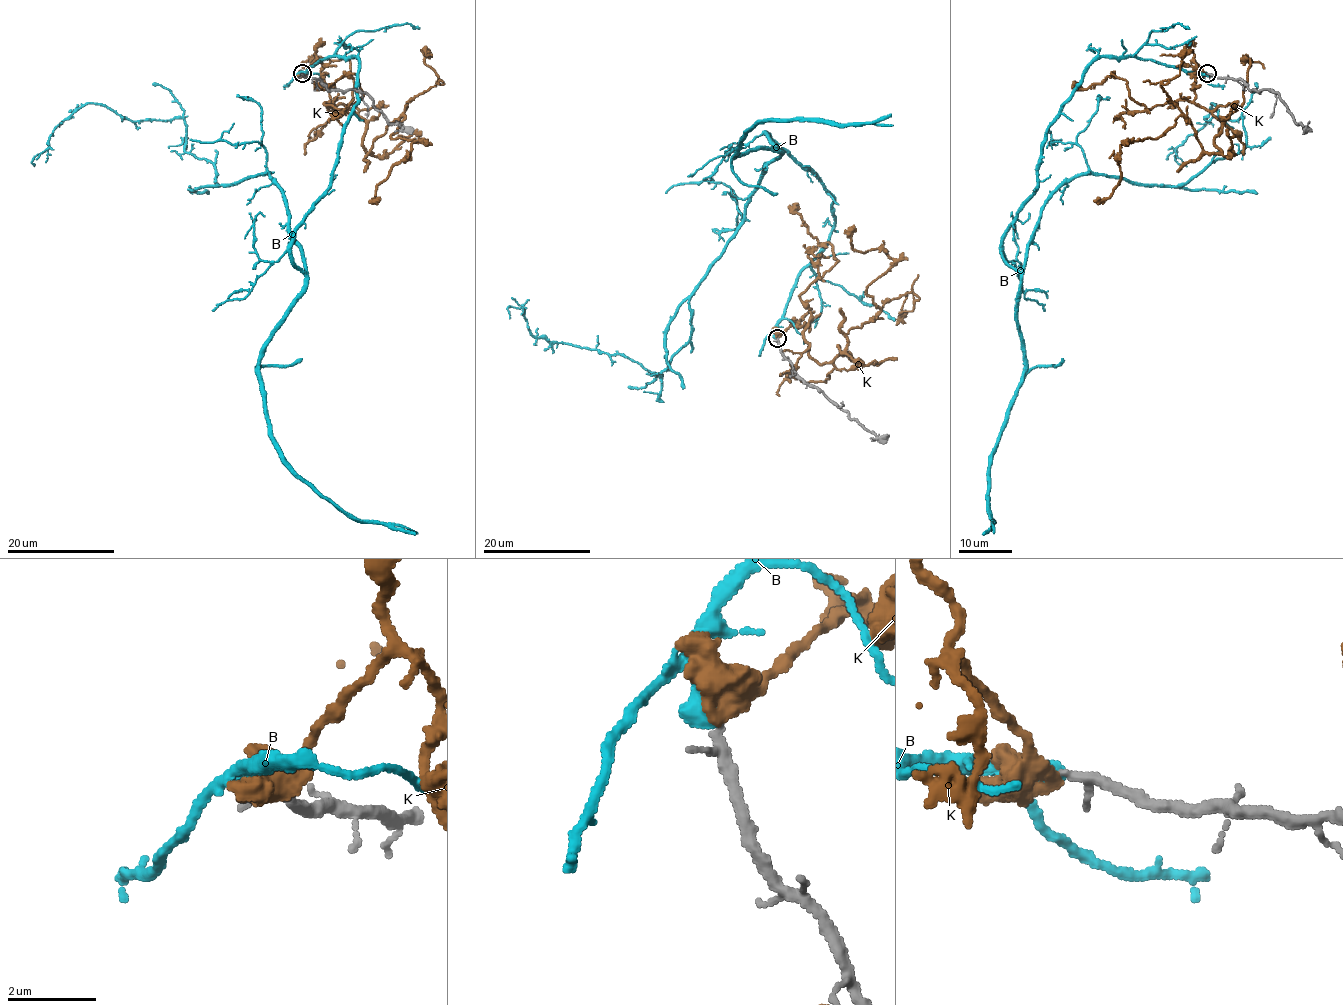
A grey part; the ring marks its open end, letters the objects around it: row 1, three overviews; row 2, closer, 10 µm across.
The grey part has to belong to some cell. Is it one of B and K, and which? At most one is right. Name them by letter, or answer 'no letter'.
B

